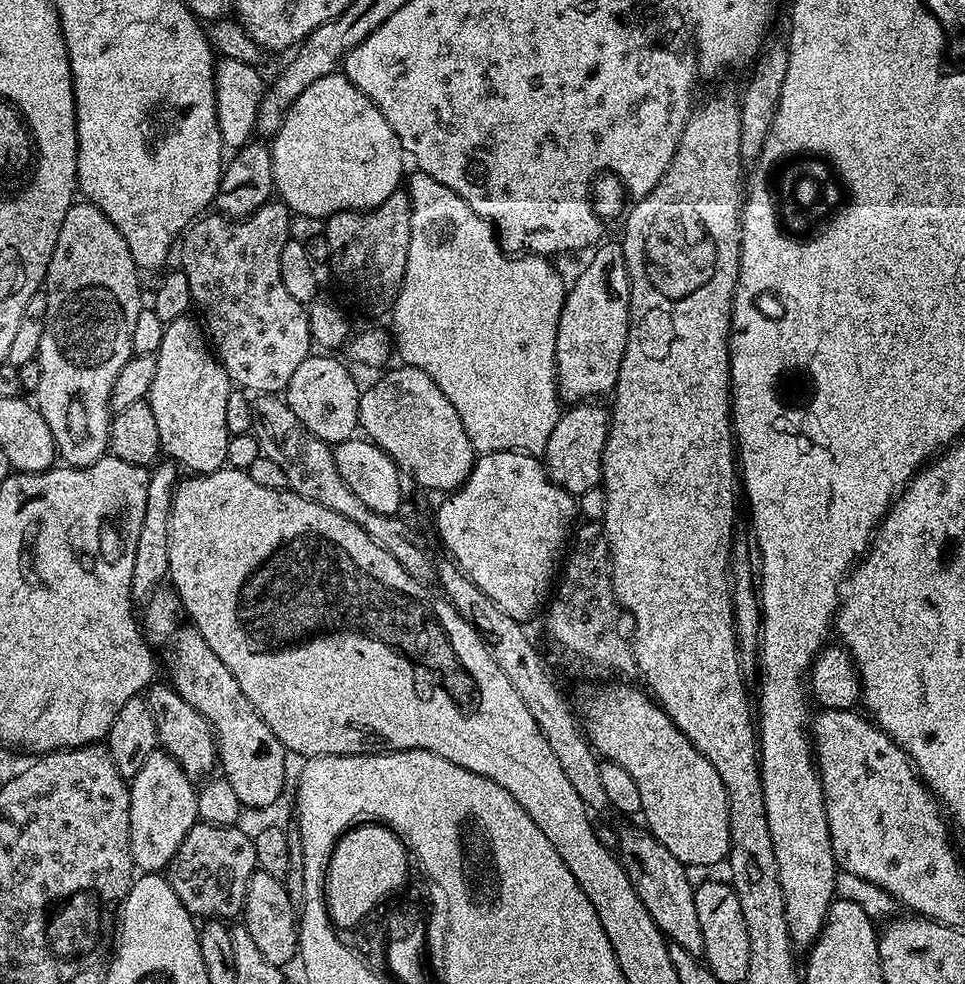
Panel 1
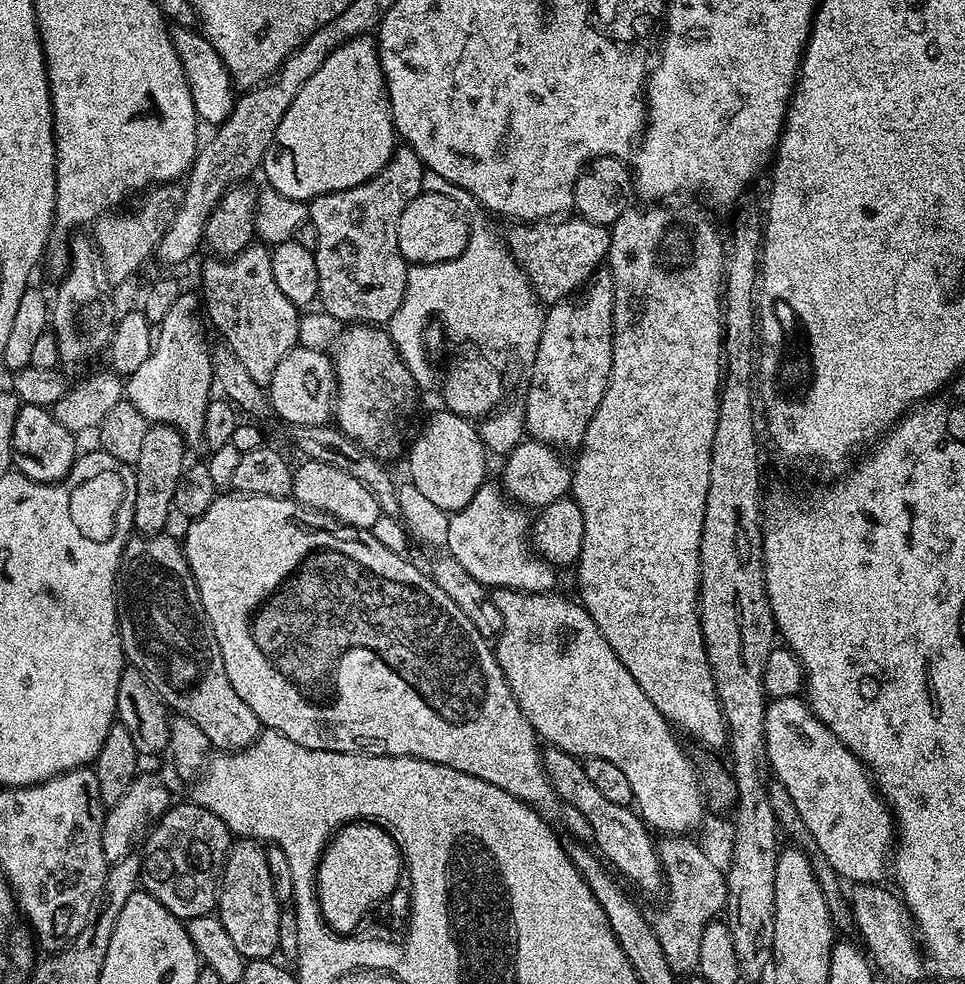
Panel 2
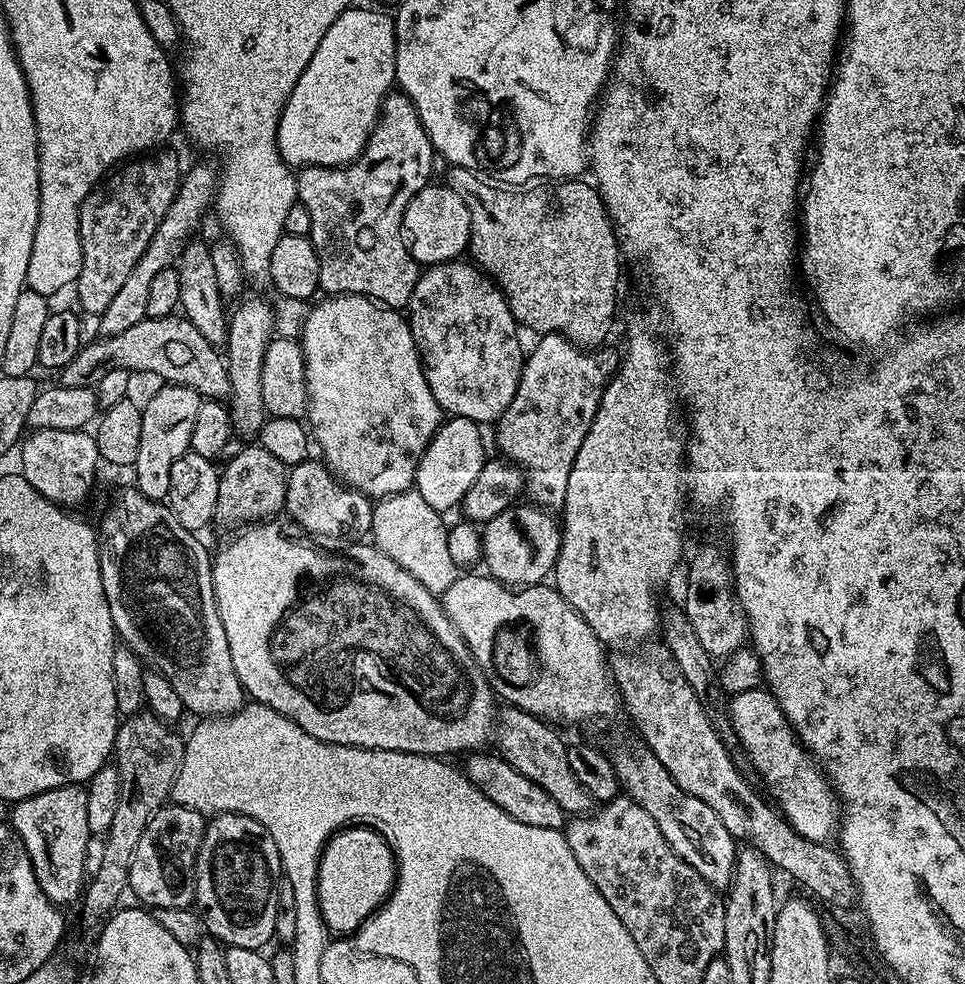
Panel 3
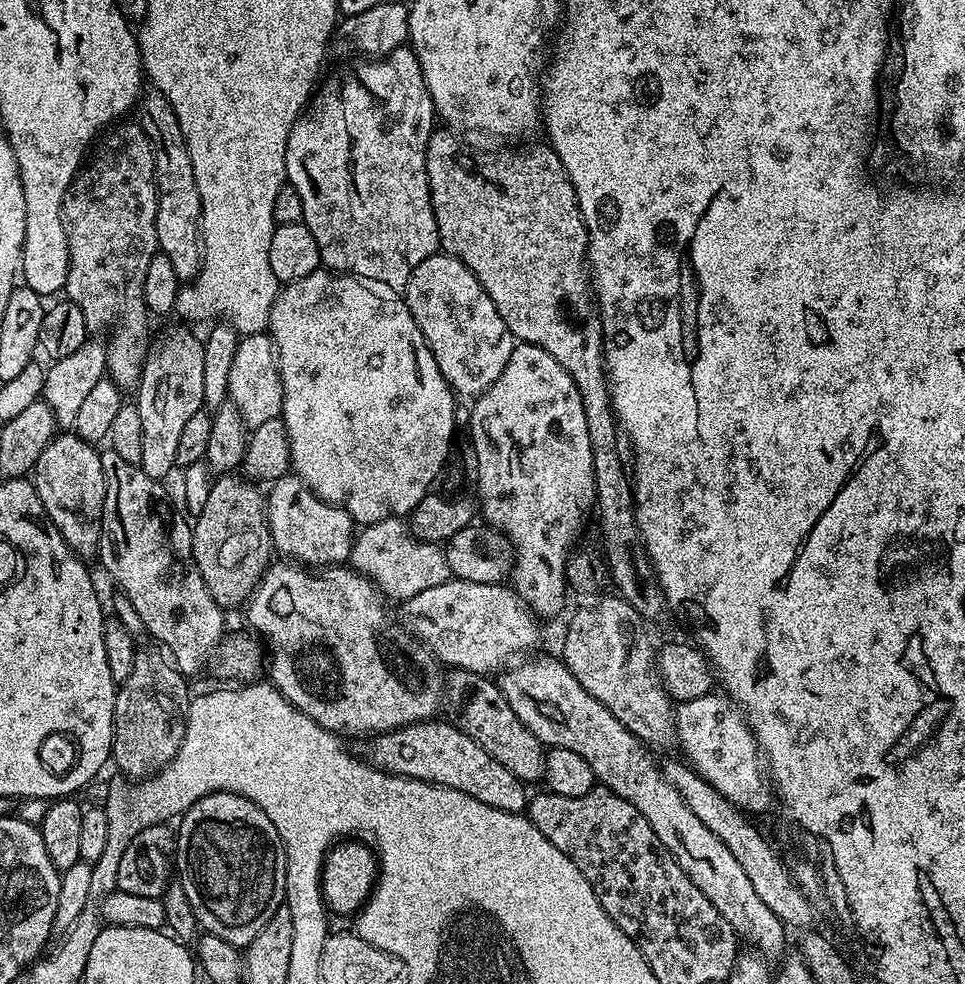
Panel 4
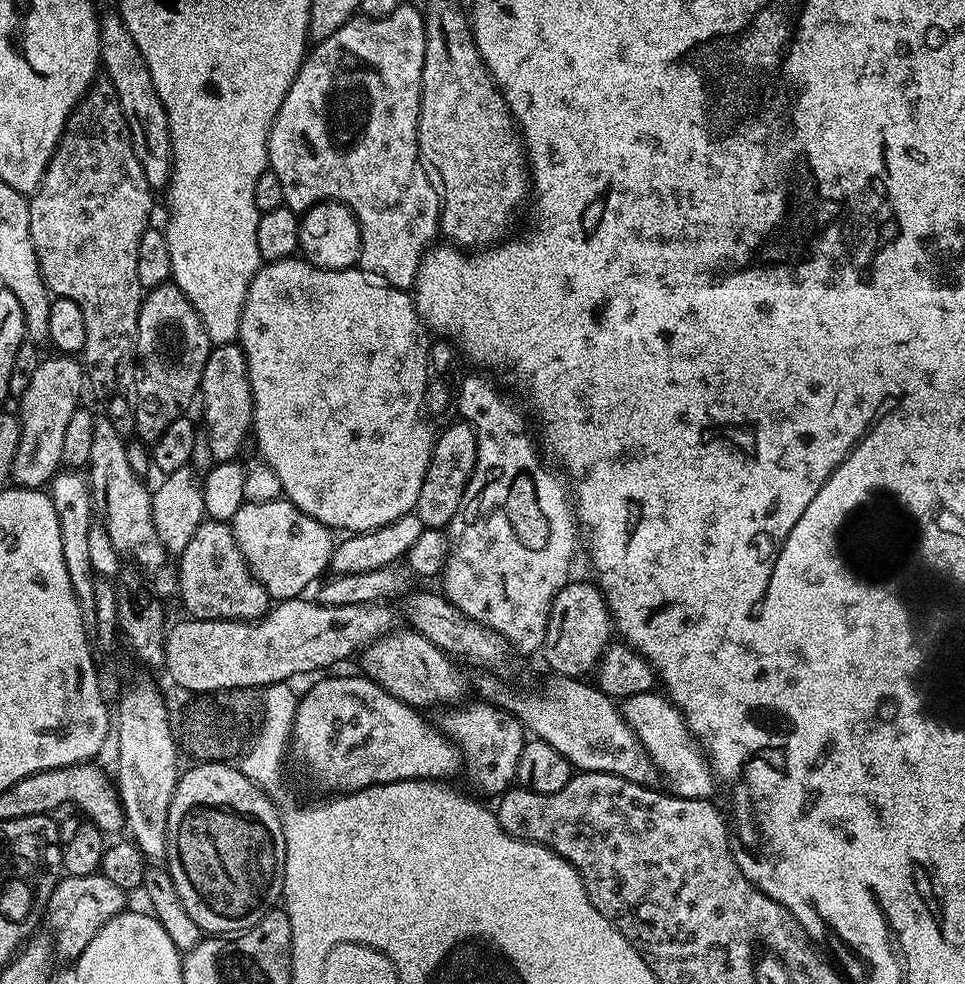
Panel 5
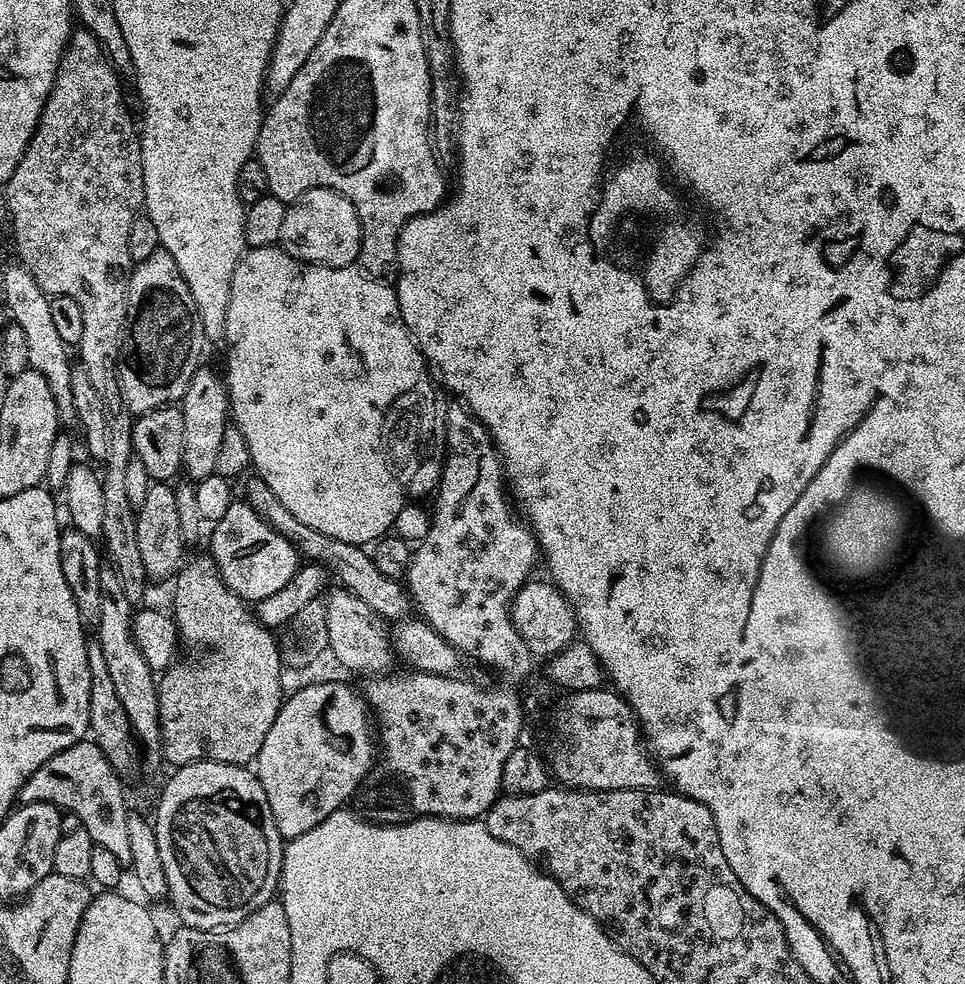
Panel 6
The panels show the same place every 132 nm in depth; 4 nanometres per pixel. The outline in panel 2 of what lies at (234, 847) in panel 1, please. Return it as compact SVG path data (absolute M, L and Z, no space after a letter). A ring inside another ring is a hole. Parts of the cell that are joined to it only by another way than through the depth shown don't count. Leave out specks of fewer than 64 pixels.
M185 802L173 803L147 836L140 860L143 891L149 892L170 910L170 914L185 922L213 915L218 895L218 857L232 847L234 833L209 808Z

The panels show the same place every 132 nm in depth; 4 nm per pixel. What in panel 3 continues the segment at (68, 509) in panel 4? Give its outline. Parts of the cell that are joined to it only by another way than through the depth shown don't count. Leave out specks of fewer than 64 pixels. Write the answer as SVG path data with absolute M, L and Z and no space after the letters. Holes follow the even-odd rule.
M80 429L78 431L70 430L40 430L29 431L23 437L19 445L20 468L19 471L34 486L43 497L46 497L52 503L70 508L72 504L78 504L86 499L96 476L96 464L99 465L100 459L97 454L97 442L93 433Z

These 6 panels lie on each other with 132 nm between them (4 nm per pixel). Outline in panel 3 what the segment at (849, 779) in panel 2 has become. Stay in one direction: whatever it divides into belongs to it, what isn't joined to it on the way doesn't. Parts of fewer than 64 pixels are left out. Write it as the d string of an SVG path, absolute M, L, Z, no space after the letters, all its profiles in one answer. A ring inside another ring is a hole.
M767 687L746 690L727 701L726 711L732 725L735 743L744 747L750 763L756 767L762 783L776 799L775 807L789 826L810 842L828 844L837 835L842 809L838 797L823 771L801 744L792 726L785 718L778 702Z

